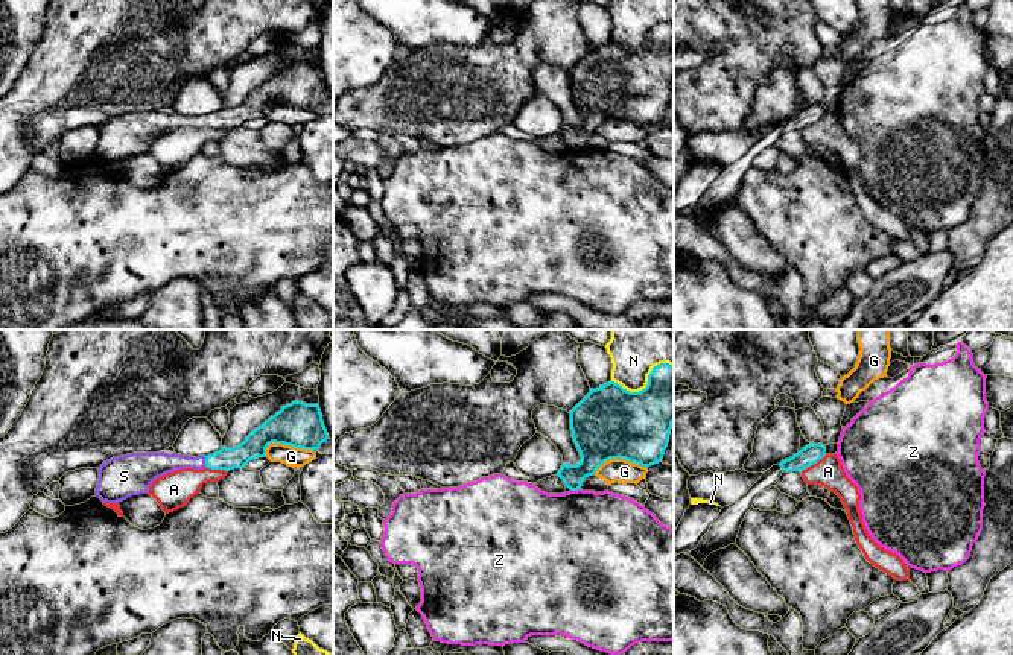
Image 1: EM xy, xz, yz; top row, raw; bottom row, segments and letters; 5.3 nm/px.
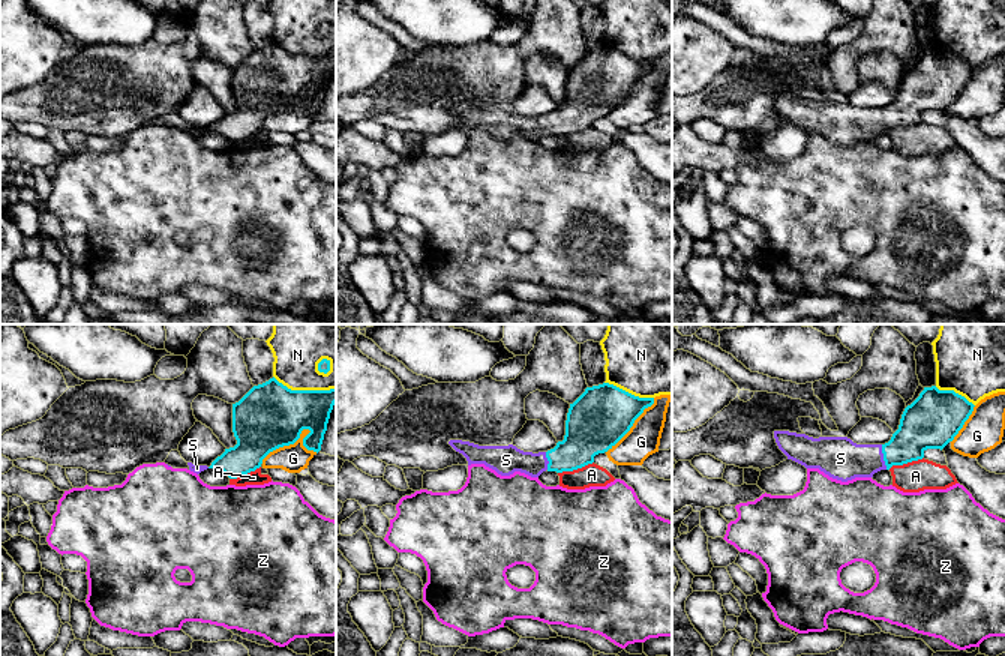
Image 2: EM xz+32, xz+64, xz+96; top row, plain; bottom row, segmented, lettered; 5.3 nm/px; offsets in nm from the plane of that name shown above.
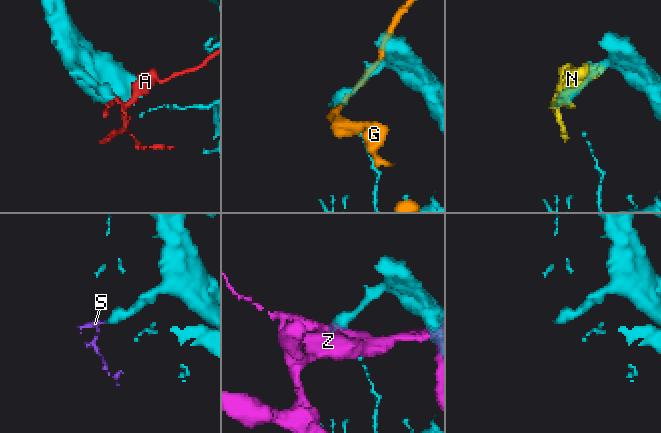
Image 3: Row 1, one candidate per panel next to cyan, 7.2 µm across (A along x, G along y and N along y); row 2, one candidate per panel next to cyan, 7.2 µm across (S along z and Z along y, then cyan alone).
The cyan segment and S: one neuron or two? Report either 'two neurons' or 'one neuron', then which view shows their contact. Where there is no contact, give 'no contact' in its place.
one neuron; meets cyan in xy

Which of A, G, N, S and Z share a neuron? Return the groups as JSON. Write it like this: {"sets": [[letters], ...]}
{"sets": [["A"], ["G"], ["N"], ["S"], ["Z"]]}

